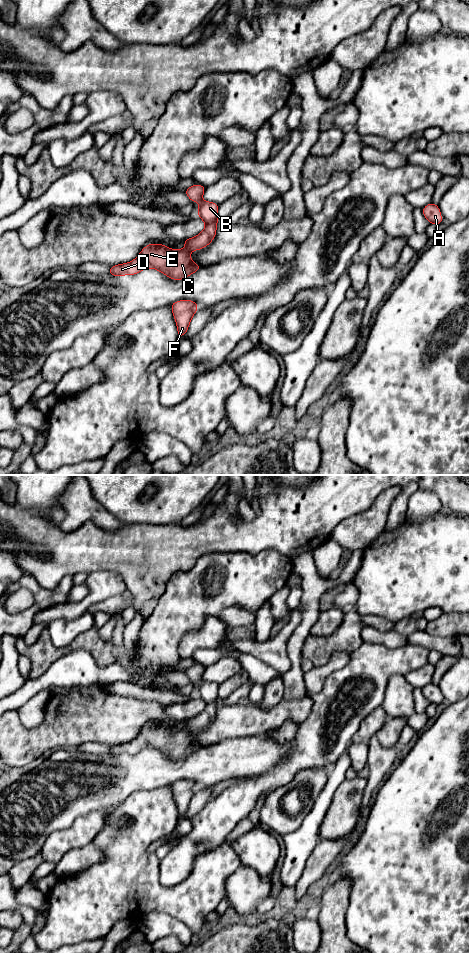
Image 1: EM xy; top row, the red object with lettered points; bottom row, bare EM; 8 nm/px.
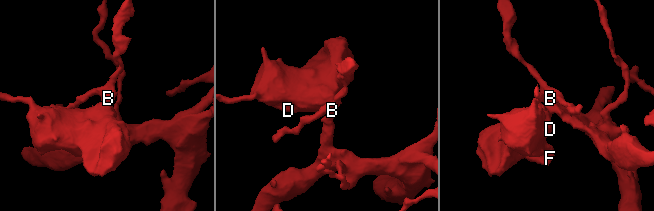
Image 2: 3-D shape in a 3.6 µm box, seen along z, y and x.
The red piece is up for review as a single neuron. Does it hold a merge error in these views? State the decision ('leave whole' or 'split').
leave whole

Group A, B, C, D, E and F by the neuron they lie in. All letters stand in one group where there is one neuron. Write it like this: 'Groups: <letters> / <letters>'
Groups: A B C D E F

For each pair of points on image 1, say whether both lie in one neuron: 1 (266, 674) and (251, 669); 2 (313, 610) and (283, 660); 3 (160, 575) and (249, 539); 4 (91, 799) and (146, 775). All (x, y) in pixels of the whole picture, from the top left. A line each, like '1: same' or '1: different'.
1: same
2: different
3: same
4: same

